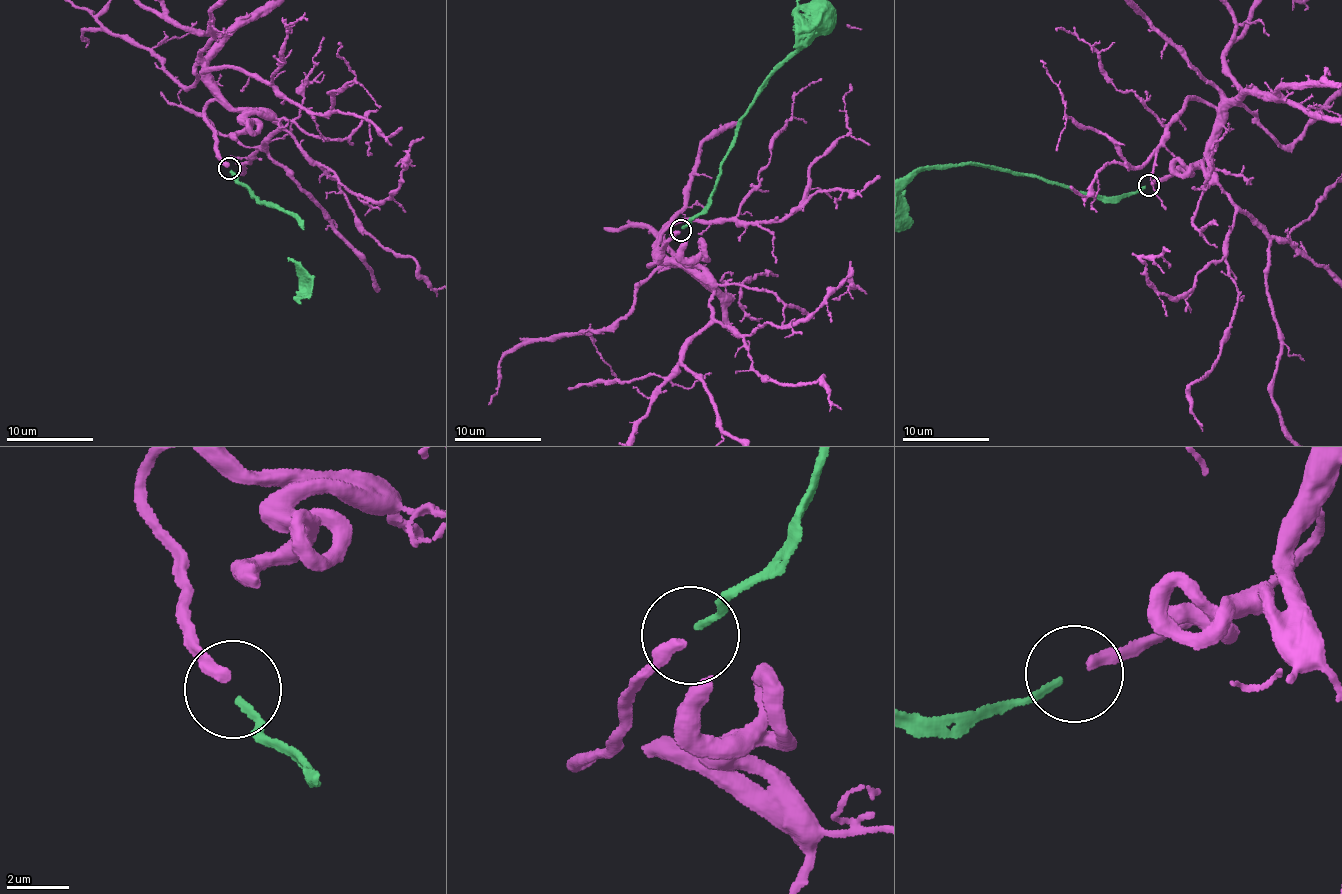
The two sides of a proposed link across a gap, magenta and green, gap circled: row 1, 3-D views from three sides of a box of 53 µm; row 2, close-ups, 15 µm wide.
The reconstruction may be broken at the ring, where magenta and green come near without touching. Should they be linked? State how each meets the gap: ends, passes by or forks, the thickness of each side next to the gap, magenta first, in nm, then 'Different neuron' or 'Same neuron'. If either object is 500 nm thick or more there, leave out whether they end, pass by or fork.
At the ring magenta ends. At the ring green ends. Thickness 360 nm (magenta) against 240 nm. Different neuron

